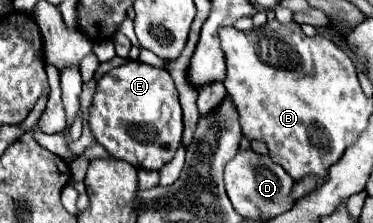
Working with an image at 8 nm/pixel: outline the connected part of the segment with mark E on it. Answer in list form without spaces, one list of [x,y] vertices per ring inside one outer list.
[[[126,61],[110,69],[96,83],[96,93],[88,109],[88,125],[96,141],[116,159],[142,169],[162,169],[182,141],[182,109],[176,87],[166,69]]]

